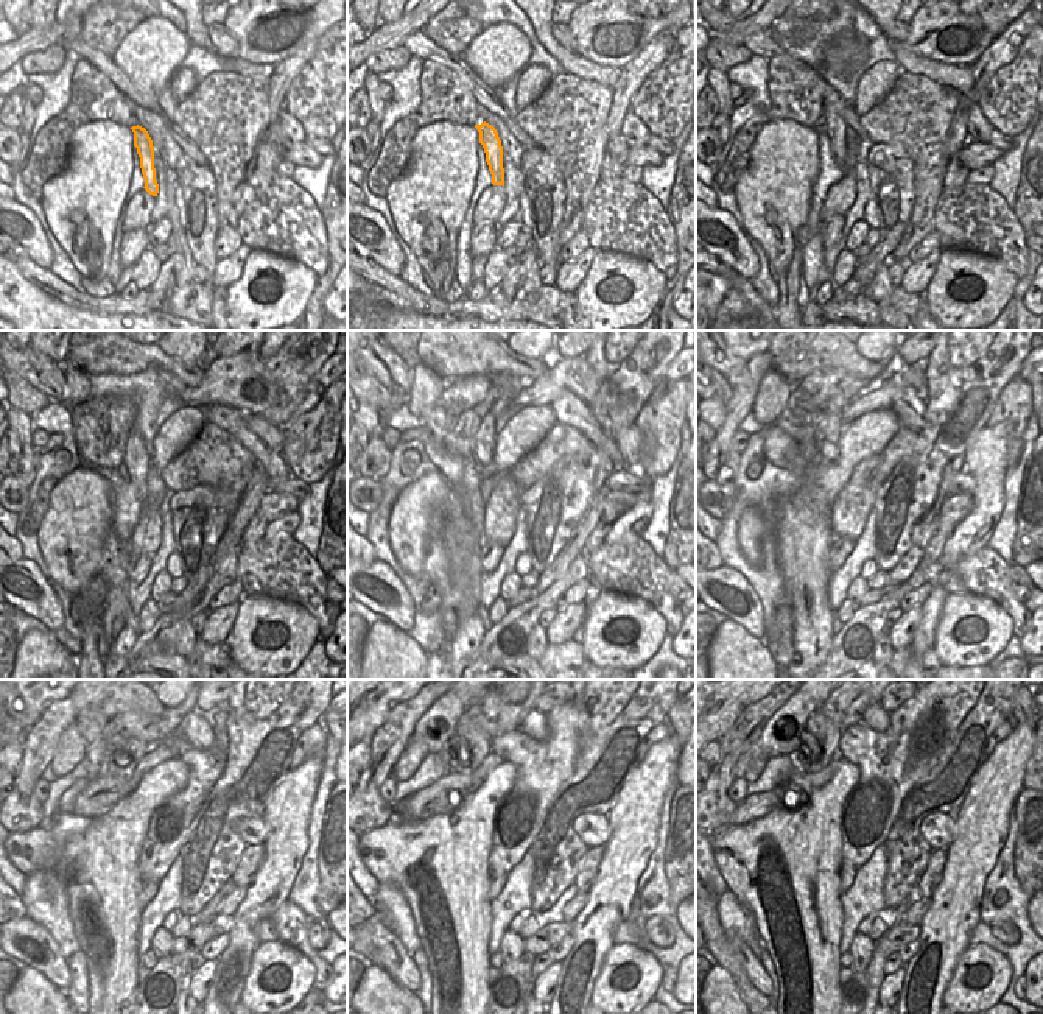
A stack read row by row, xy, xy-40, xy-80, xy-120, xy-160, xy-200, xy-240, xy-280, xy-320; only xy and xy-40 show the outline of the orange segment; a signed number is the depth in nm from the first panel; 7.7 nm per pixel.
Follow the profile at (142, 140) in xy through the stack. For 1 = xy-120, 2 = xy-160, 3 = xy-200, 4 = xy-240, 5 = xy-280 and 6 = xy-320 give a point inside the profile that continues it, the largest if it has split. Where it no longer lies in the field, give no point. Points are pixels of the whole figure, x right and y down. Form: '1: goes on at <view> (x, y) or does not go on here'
1: goes on at xy-120 (136, 460)
2: goes on at xy-160 (484, 446)
3: goes on at xy-200 (828, 449)
4: goes on at xy-240 (125, 753)
5: goes on at xy-280 (469, 745)
6: goes on at xy-320 (819, 742)

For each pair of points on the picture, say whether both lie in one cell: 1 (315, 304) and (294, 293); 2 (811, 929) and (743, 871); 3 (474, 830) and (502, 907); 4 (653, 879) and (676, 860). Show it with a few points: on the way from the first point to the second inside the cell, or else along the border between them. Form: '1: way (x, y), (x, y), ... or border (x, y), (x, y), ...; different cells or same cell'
1: border (319, 278), (302, 313); different cells
2: way (796, 893), (786, 849), (771, 834), (760, 835); same cell
3: border (489, 901), (491, 938); different cells
4: border (667, 835), (665, 877), (670, 899), (676, 905); different cells

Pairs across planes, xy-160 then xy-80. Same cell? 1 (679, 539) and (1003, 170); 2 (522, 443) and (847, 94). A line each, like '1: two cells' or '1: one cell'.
1: two cells
2: two cells

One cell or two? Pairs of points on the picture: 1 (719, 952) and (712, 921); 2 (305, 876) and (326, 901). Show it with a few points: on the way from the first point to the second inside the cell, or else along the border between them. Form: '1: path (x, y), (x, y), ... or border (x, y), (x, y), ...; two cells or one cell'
1: path (716, 944), (712, 929); one cell
2: border (318, 854), (319, 891), (316, 905), (324, 915); two cells

